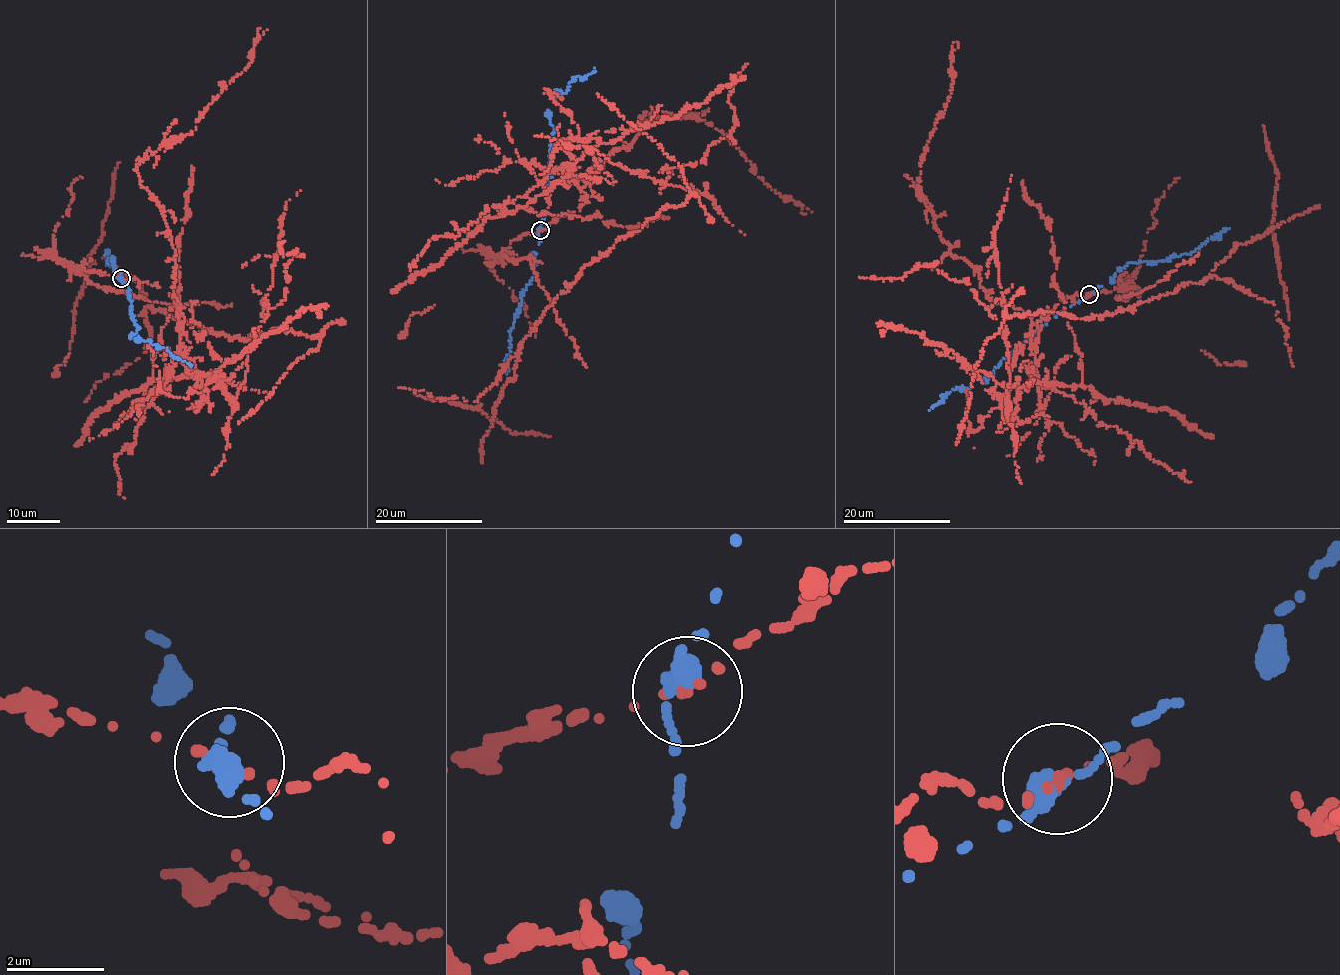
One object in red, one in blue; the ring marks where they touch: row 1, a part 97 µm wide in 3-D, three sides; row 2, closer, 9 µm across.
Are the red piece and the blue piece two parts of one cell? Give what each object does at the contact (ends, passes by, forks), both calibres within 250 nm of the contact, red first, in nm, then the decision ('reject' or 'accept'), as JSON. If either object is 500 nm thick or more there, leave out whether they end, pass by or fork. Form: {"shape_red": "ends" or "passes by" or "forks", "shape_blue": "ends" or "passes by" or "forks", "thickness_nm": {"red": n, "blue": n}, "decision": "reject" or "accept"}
{"thickness_nm": {"red": 220, "blue": 550}, "decision": "reject"}

